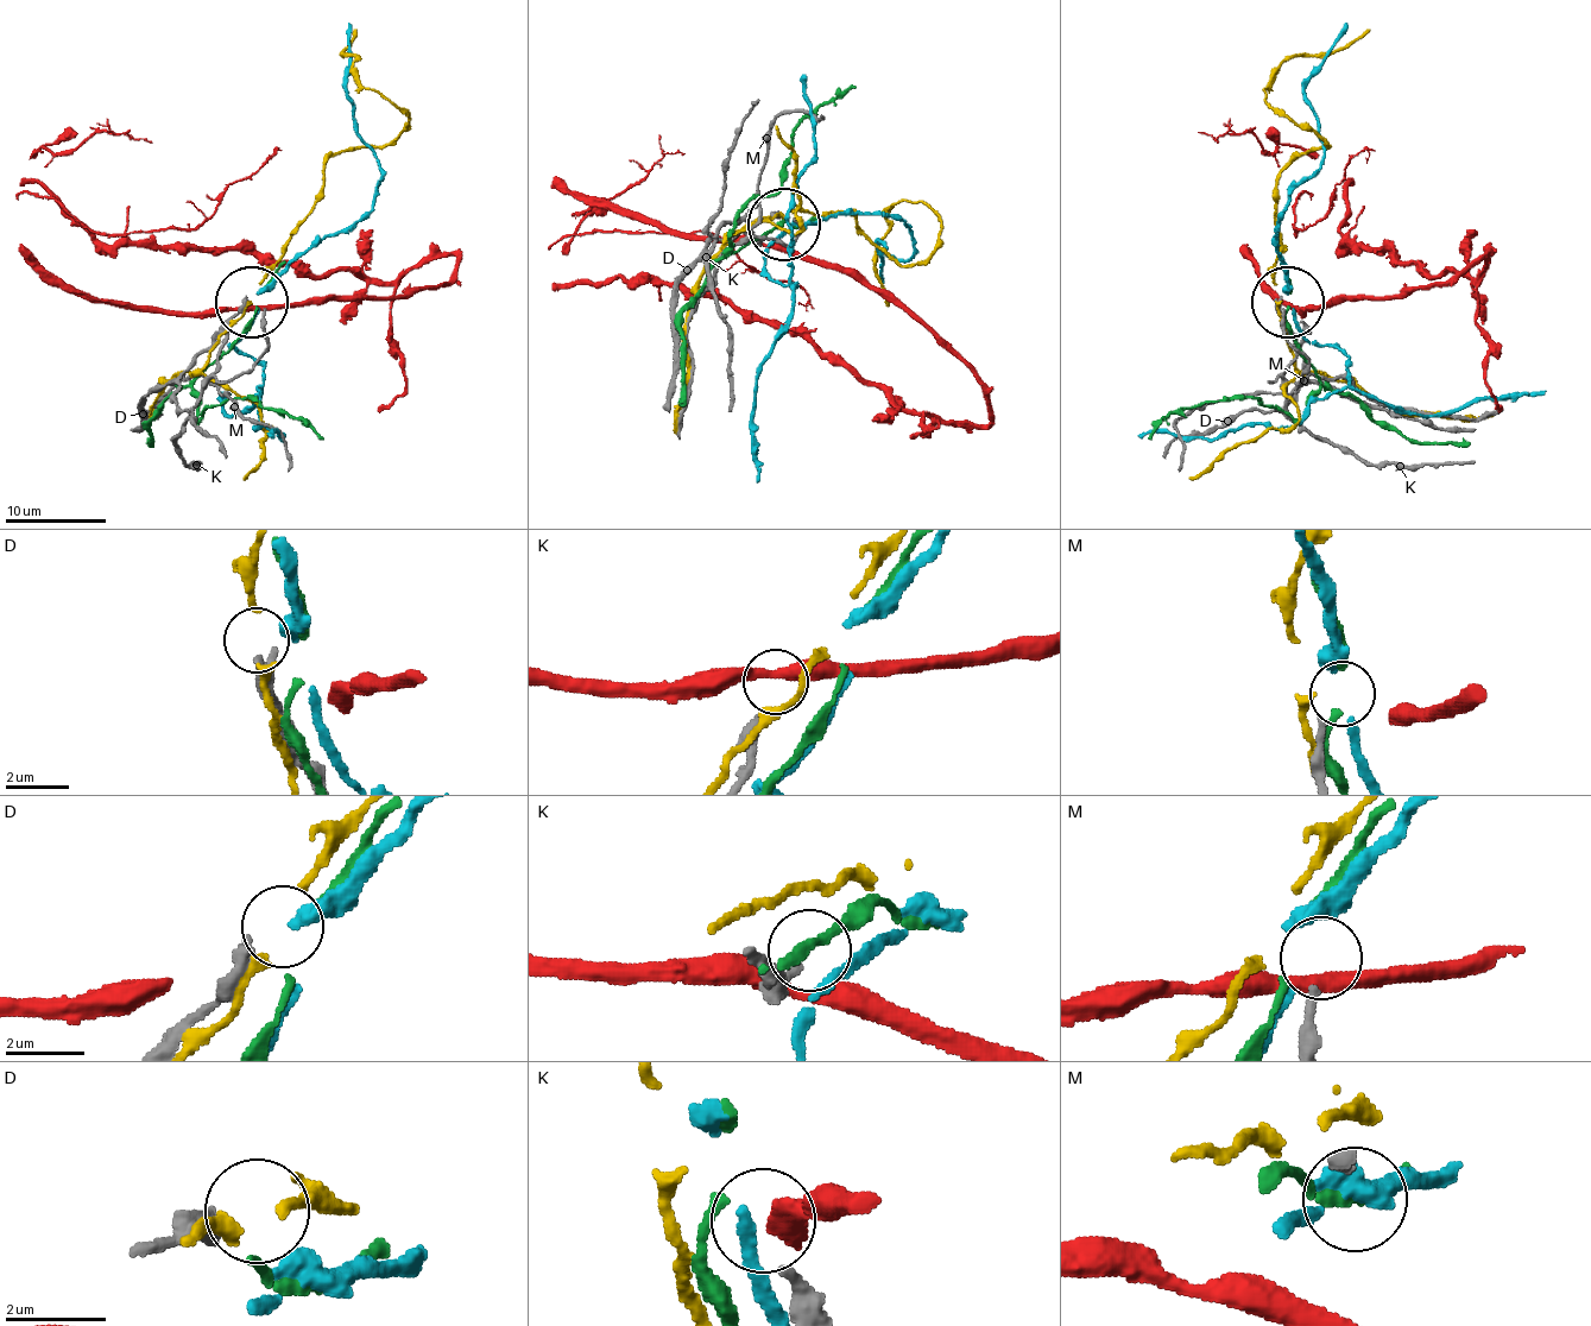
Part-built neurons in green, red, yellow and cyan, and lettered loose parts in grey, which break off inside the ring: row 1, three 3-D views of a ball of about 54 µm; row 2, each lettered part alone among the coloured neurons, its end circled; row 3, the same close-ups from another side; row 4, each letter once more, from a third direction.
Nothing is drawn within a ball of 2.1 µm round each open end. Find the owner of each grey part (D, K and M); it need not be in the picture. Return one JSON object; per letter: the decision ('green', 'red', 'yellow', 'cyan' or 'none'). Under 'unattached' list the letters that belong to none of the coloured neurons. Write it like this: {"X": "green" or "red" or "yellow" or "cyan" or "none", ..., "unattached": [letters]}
{"D": "none", "K": "none", "M": "none", "unattached": ["D", "K", "M"]}

